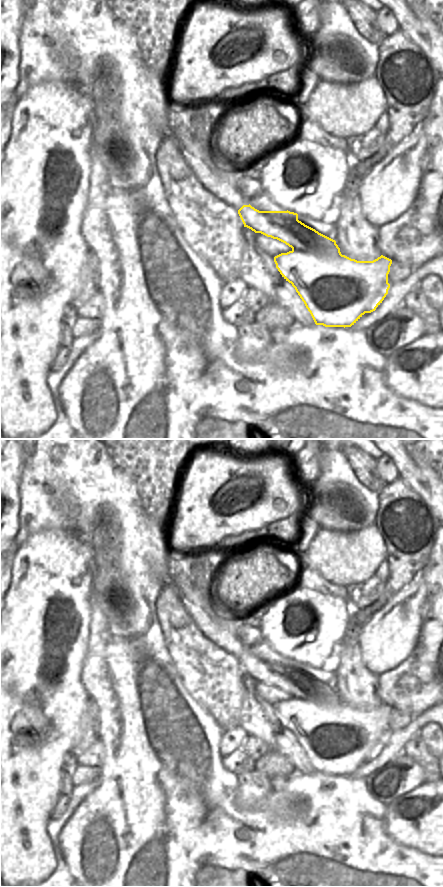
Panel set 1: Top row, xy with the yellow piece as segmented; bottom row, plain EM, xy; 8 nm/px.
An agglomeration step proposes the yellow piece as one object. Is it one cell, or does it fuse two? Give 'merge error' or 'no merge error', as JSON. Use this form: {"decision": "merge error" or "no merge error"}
{"decision": "merge error"}

